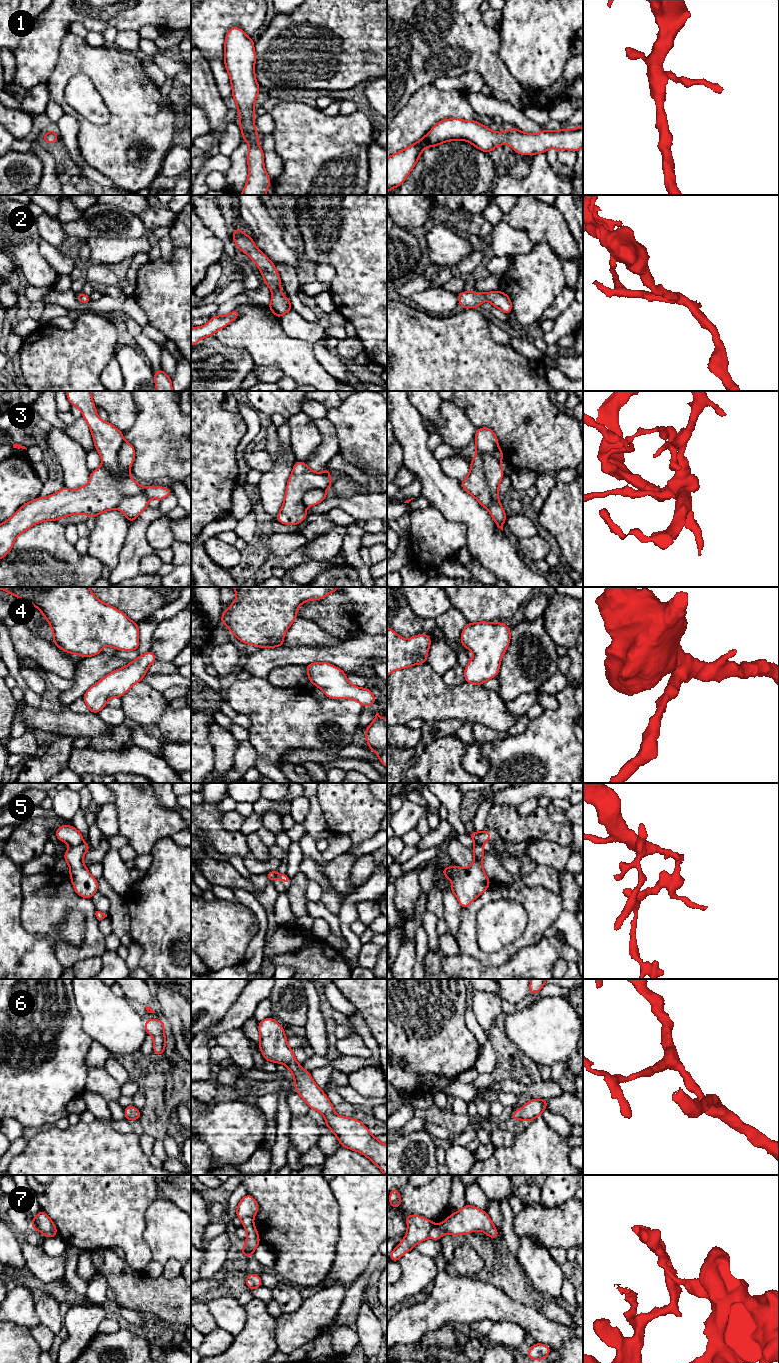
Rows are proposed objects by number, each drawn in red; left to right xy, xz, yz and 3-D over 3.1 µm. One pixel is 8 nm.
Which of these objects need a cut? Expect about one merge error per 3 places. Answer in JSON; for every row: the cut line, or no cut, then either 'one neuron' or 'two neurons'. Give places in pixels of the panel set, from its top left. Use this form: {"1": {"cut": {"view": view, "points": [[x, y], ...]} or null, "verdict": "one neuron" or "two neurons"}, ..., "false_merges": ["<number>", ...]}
{"1": {"cut": null, "verdict": "one neuron"}, "2": {"cut": null, "verdict": "one neuron"}, "3": {"cut": {"view": "yz", "points": [[476, 453], [482, 459], [489, 487], [487, 508]]}, "verdict": "two neurons"}, "4": {"cut": null, "verdict": "one neuron"}, "5": {"cut": {"view": "xy", "points": [[82, 842], [71, 846]]}, "verdict": "two neurons"}, "6": {"cut": null, "verdict": "one neuron"}, "7": {"cut": {"view": "yz", "points": [[434, 1225], [428, 1237]]}, "verdict": "two neurons"}, "false_merges": ["3", "5", "7"]}

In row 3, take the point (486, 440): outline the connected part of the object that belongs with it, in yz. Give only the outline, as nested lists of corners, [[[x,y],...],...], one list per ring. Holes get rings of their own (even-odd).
[[[488,427],[477,428],[475,434],[476,454],[483,459],[485,477],[490,487],[491,503],[487,510],[491,514],[497,527],[503,531],[503,524],[507,519],[503,504],[499,503],[499,484],[504,476],[501,461],[494,456],[498,447],[496,434]]]

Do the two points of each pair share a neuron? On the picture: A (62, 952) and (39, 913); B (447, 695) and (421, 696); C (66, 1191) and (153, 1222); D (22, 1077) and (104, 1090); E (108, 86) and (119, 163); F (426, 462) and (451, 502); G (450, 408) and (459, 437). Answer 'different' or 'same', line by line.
A: same
B: same
C: different
D: different
E: same
F: same
G: same

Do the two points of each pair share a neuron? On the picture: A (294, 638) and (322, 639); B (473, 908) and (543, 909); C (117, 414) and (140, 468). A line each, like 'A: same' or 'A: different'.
A: same
B: same
C: different

